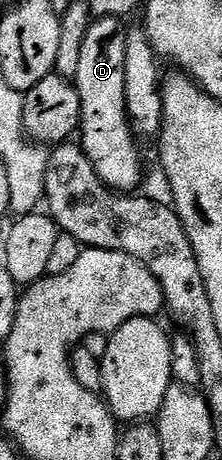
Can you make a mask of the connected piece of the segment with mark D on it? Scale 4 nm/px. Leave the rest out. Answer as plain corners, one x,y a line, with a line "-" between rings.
118,18
93,21
86,32
86,40
82,40
82,57
74,85
82,104
79,145
105,186
117,192
132,192
144,178
144,158
140,155
141,143
128,120
126,108
126,36
129,27
124,25

